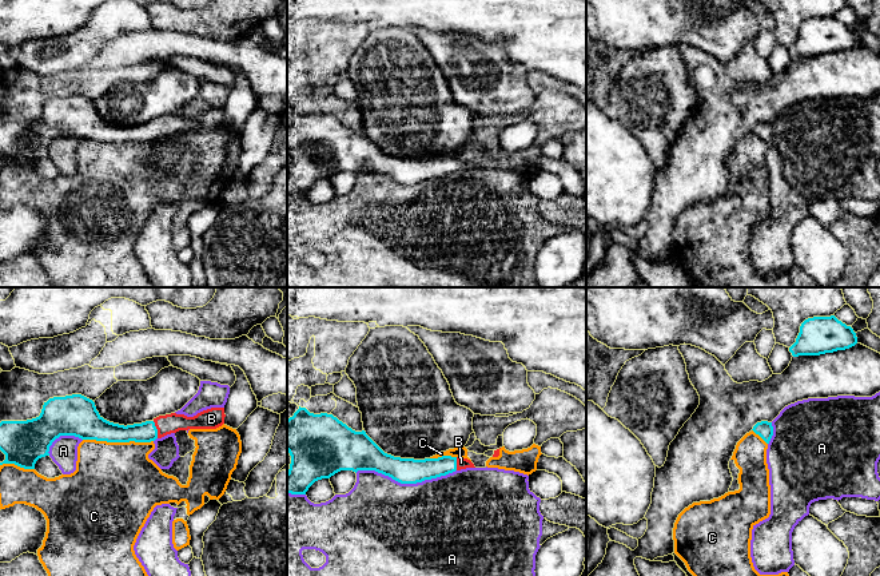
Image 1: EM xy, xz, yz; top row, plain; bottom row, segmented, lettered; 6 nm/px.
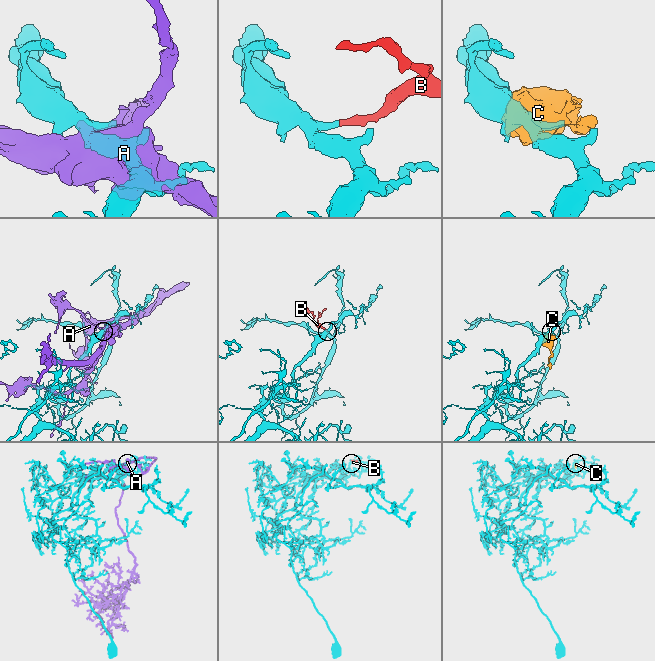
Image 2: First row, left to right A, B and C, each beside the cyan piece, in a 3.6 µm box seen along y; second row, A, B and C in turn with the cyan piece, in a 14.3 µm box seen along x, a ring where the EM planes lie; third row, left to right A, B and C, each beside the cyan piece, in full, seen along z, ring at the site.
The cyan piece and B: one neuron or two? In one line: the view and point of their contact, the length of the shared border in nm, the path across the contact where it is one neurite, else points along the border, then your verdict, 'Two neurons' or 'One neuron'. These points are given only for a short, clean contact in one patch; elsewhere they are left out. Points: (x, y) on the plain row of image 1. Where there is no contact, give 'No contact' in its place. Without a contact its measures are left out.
Touches cyan at xy (156, 130). Shared border 110 nm. Path across: xy (146, 132), (156, 130), (172, 123). One neuron

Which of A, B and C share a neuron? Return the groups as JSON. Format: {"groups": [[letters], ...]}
{"groups": [["A"], ["B"], ["C"]]}

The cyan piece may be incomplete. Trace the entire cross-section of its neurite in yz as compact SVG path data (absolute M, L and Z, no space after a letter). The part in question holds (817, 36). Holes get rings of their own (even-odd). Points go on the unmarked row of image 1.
M835 16L813 17L801 24L800 33L789 52L793 57L820 56L845 51L856 44L857 37L853 29Z

